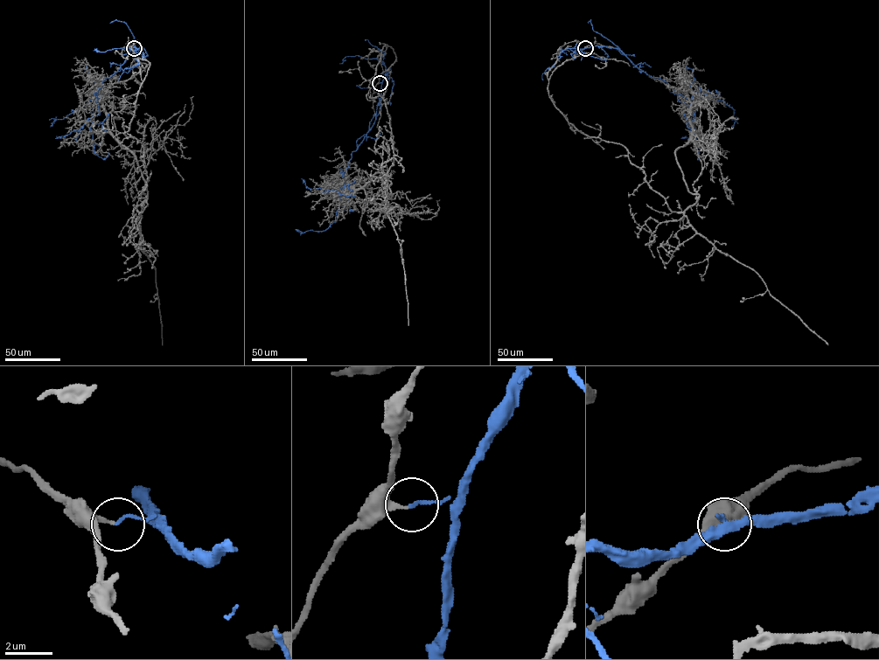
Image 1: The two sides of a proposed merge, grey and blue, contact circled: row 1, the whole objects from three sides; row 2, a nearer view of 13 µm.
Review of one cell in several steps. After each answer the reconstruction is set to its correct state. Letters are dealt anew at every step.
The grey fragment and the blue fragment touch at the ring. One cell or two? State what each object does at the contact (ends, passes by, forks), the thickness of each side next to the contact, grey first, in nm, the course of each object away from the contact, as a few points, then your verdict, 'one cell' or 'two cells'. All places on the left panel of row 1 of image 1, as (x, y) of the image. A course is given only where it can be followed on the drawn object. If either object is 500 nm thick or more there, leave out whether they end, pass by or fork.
grey ends | blue ends | 180/130 nm | grey via (133, 48), (149, 65), (124, 134), (143, 147), (139, 211), (144, 181), (118, 141), (157, 149), (193, 96) | blue via (134, 48), (118, 71), (103, 80), (97, 93), (98, 106), (100, 92), (51, 126) | two cells

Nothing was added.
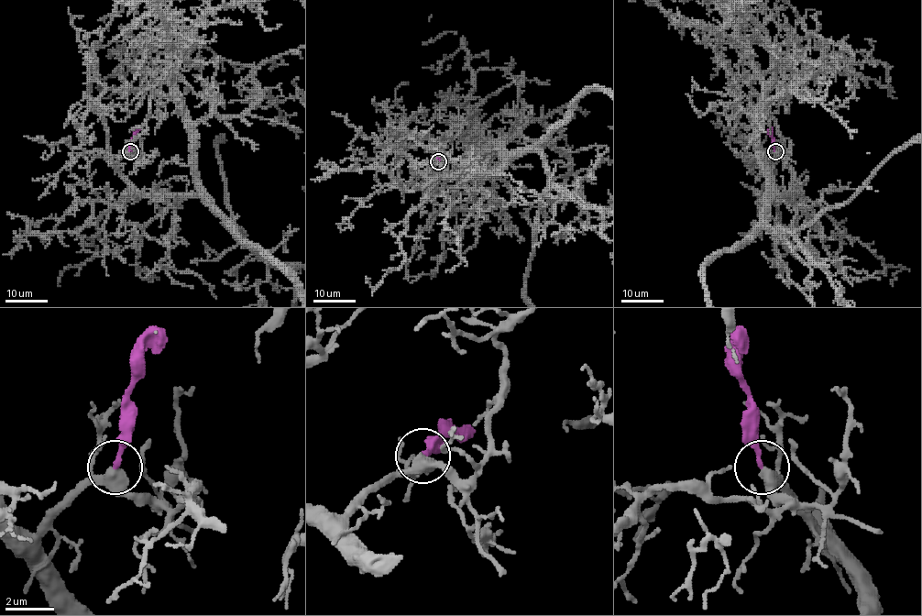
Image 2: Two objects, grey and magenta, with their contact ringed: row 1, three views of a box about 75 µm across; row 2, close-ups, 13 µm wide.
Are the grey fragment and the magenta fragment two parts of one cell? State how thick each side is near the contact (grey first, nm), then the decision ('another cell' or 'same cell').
420/180 nm | another cell

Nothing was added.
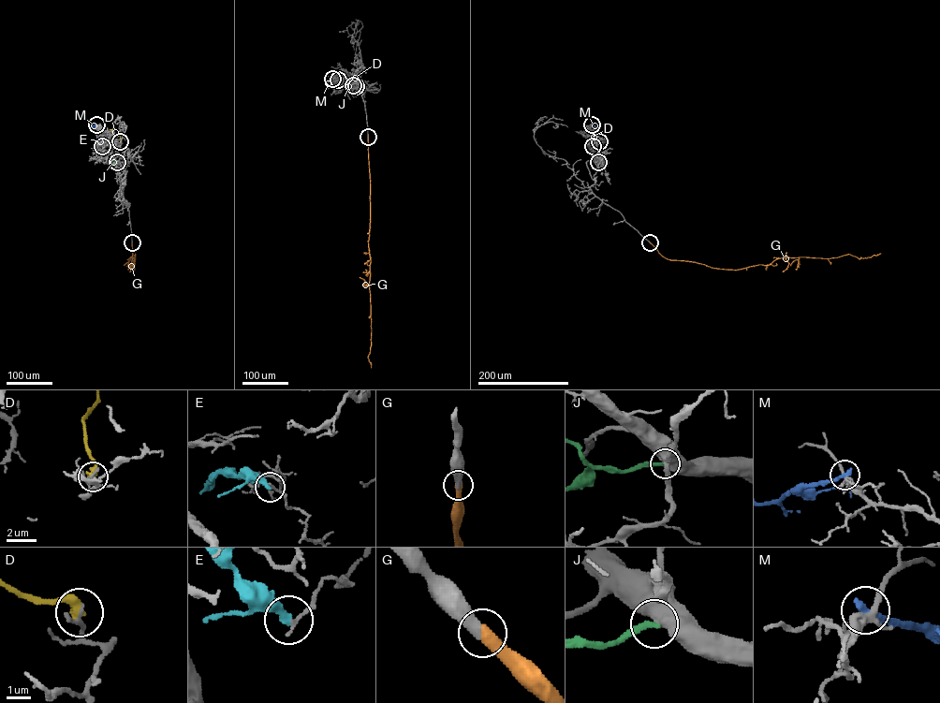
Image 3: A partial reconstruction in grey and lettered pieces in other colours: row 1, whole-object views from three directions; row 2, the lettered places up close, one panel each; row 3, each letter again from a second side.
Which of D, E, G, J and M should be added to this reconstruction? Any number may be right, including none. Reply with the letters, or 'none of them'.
G

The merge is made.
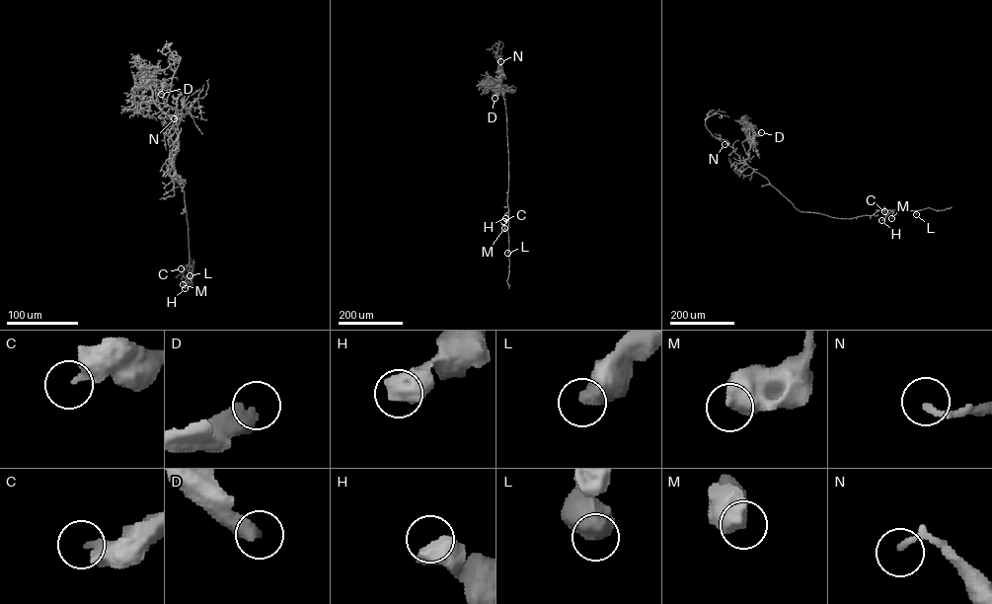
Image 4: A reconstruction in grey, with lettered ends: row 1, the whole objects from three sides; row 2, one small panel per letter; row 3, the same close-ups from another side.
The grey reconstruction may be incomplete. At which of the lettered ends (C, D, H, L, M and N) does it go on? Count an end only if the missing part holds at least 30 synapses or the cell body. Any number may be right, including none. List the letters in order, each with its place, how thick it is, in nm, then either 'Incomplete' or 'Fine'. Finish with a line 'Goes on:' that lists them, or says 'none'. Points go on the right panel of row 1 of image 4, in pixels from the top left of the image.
C: Place: (884, 211). Thickness 380 nm. Fine
D: Place: (761, 132). Thickness 500 nm. Incomplete
H: Place: (881, 220). Thickness 700 nm. Fine
L: Place: (916, 214). Thickness 600 nm. Fine
M: Place: (891, 218). Thickness 600 nm. Fine
N: Place: (724, 144). Thickness 180 nm. Incomplete
Goes on: D, N

